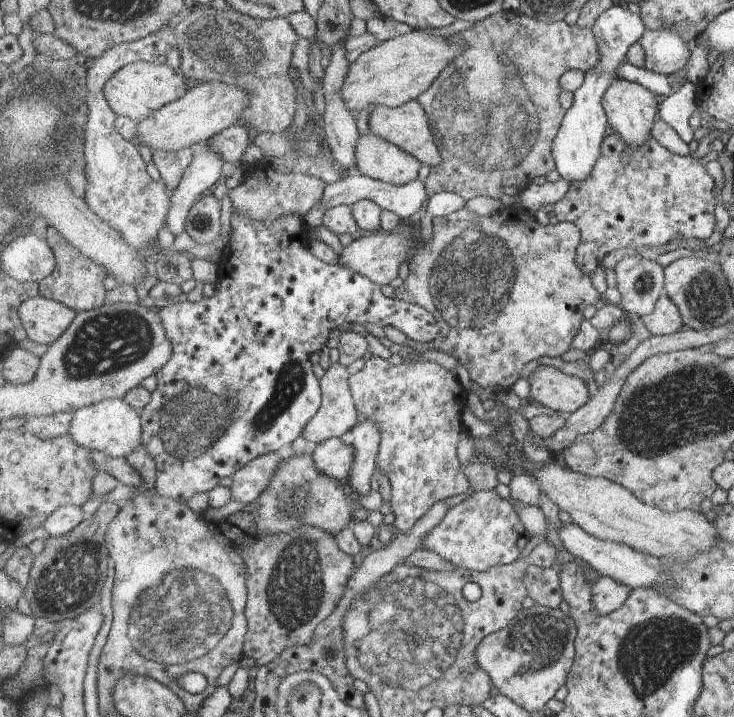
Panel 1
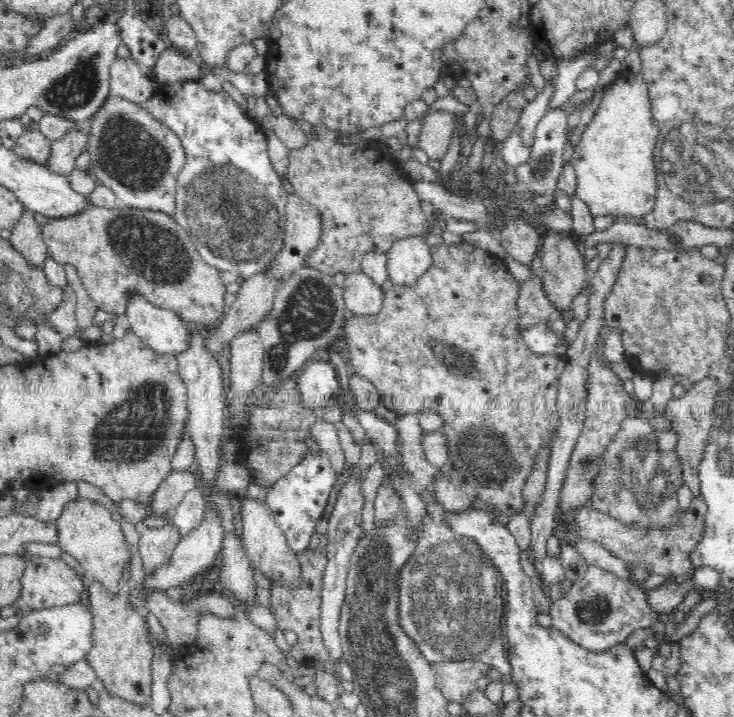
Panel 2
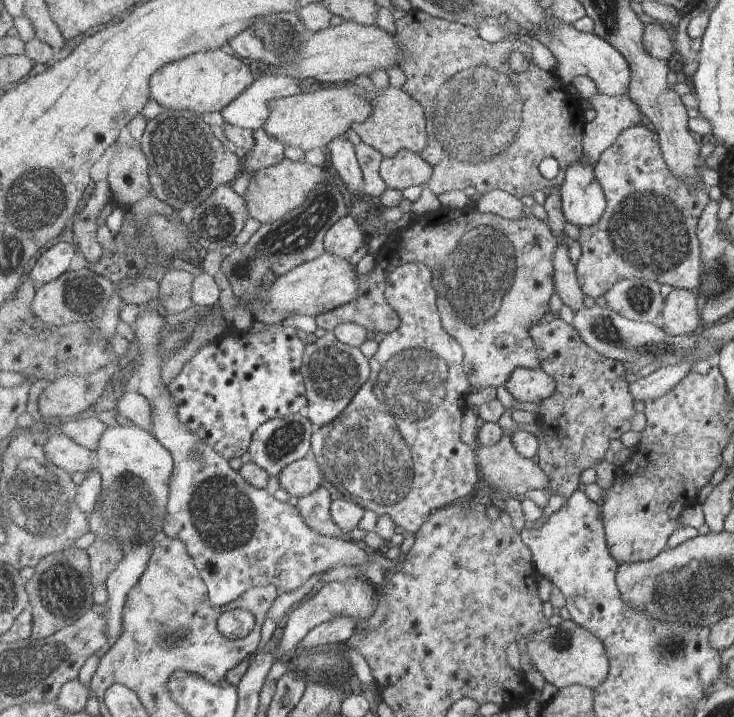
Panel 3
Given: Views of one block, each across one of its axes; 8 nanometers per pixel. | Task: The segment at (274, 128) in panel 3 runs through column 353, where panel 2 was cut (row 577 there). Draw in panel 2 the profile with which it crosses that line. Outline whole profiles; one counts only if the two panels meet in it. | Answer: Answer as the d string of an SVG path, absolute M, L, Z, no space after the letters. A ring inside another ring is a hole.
M86 498L70 502L57 520L58 543L62 551L80 563L88 583L102 585L106 592L115 595L123 582L122 578L131 568L132 560L120 522L114 520L108 508Z

